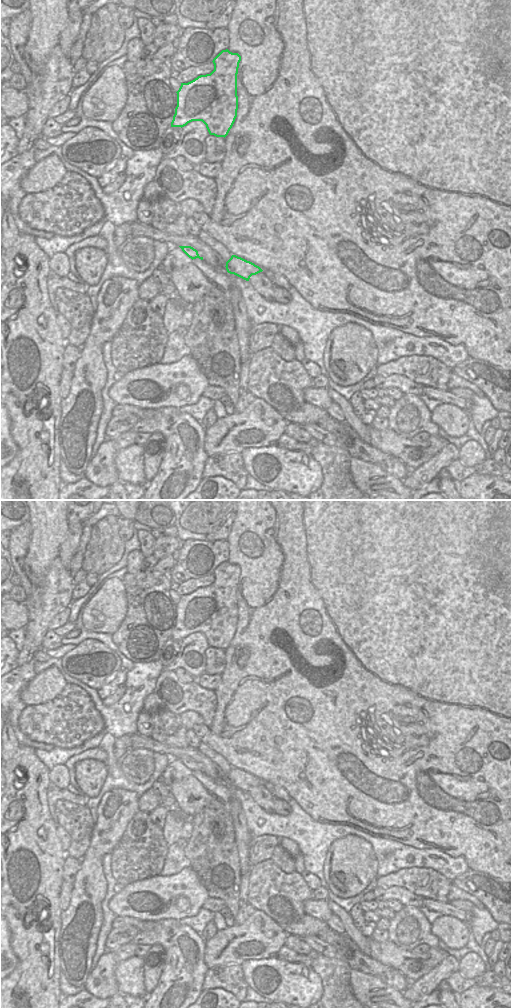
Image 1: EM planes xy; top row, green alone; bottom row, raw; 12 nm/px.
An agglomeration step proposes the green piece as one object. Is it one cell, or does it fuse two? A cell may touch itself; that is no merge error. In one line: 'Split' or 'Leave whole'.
Leave whole.

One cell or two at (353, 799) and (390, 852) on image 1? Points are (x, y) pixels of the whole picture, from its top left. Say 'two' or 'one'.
two

